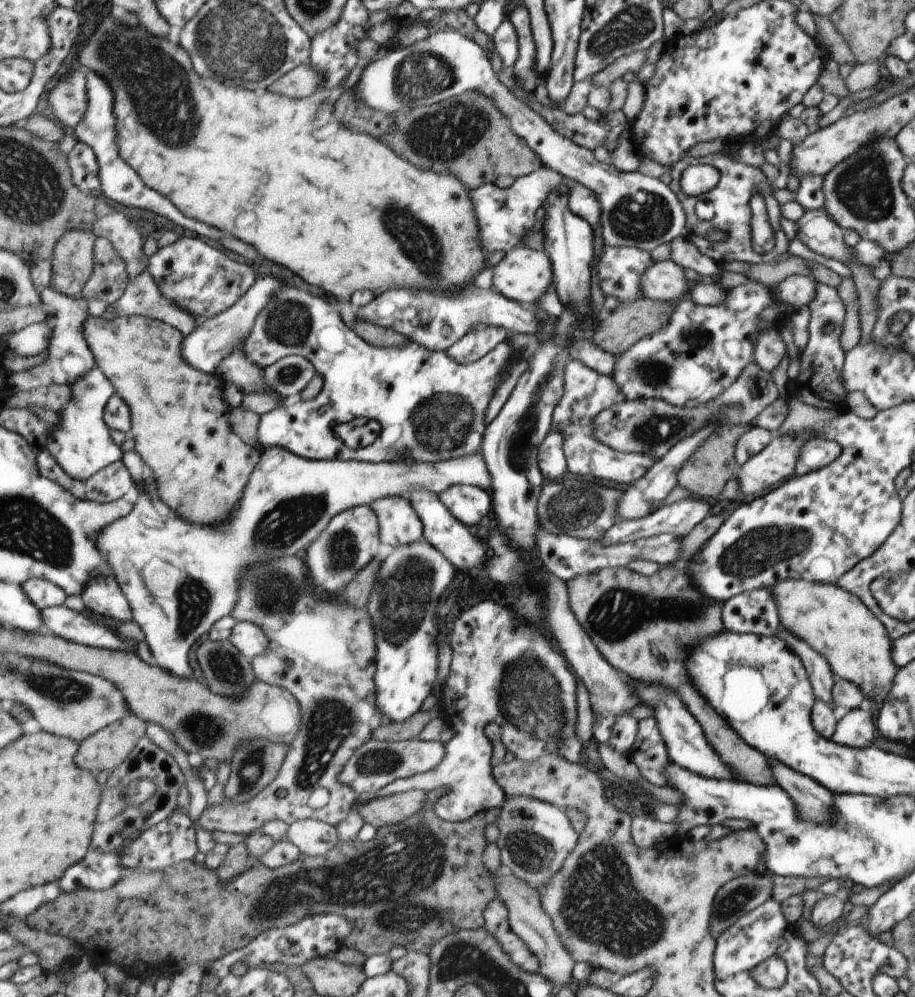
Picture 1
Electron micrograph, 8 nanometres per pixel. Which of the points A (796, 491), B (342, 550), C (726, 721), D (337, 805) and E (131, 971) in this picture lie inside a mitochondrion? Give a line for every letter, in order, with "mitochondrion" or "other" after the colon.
A: other
B: mitochondrion
C: other
D: other
E: other

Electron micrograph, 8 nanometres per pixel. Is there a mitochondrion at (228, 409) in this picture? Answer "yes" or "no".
no

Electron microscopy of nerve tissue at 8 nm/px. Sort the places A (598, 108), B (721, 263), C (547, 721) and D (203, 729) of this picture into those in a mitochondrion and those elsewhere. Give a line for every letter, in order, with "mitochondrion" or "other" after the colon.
A: other
B: other
C: mitochondrion
D: mitochondrion

